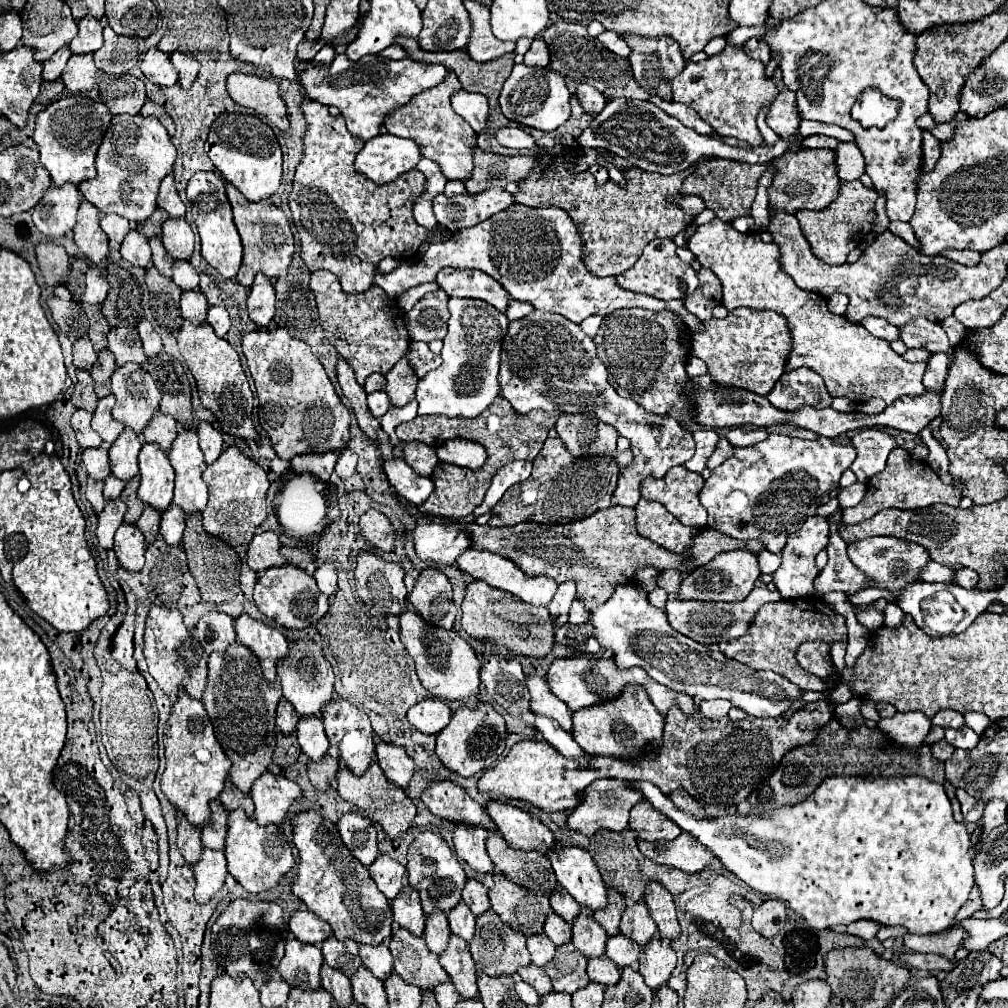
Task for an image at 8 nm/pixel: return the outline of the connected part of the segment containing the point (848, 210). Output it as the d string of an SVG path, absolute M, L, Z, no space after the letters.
M842 181L838 197L822 211L810 211L800 209L796 211L796 219L800 223L800 229L804 237L810 243L812 253L822 259L828 265L842 265L846 263L848 253L860 245L860 239L872 231L876 211L874 203L878 199L878 193L874 189L864 187L860 181Z

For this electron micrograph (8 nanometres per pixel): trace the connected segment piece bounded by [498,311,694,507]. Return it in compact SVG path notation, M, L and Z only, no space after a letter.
M534 311L518 321L510 321L510 329L502 343L498 375L502 397L506 397L520 415L530 413L532 409L578 413L592 407L592 413L600 421L612 425L618 435L628 437L632 443L634 461L618 477L614 503L636 507L640 501L640 481L646 475L662 477L670 467L684 465L694 455L694 439L692 433L670 415L648 413L638 403L620 397L606 377L608 371L596 355L596 345L586 333L582 333L580 325L562 315L544 311Z

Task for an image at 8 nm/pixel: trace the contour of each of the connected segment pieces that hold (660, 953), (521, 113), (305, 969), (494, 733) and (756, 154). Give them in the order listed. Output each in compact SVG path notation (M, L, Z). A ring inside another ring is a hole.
M652 939L646 947L642 947L640 975L644 977L646 985L652 991L668 983L674 967L676 967L676 951L670 945L662 945L660 939Z
M516 65L500 93L500 107L508 119L534 129L542 129L542 131L554 131L556 127L568 121L570 117L568 101L570 101L570 91L566 87L564 77L552 71L550 67Z
M296 939L286 943L286 955L278 965L280 977L292 987L314 991L322 987L320 969L324 965L322 951L316 945L306 945Z
M488 703L478 705L476 709L460 707L446 729L442 729L436 735L436 755L438 759L454 773L462 777L476 775L478 771L490 769L498 763L502 751L504 751L504 741L506 741L506 727L504 727L504 717Z
M610 99L602 113L596 115L596 119L578 135L574 141L580 147L606 147L618 157L626 159L630 165L640 167L644 171L654 171L662 175L672 175L678 171L684 171L692 163L696 163L702 157L710 159L732 159L732 161L744 161L744 163L768 163L776 157L780 157L784 151L790 149L790 143L780 139L774 147L750 147L748 143L742 143L738 139L720 137L720 135L700 135L694 133L694 129L684 127L678 123L676 117L670 117L662 109L658 109L650 101L638 101L638 99Z

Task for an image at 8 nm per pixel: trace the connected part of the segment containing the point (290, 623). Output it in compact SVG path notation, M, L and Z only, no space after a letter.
M294 565L270 567L266 573L260 573L254 587L254 603L268 619L276 621L286 629L306 629L328 611L328 597L320 593L314 577L306 575Z

